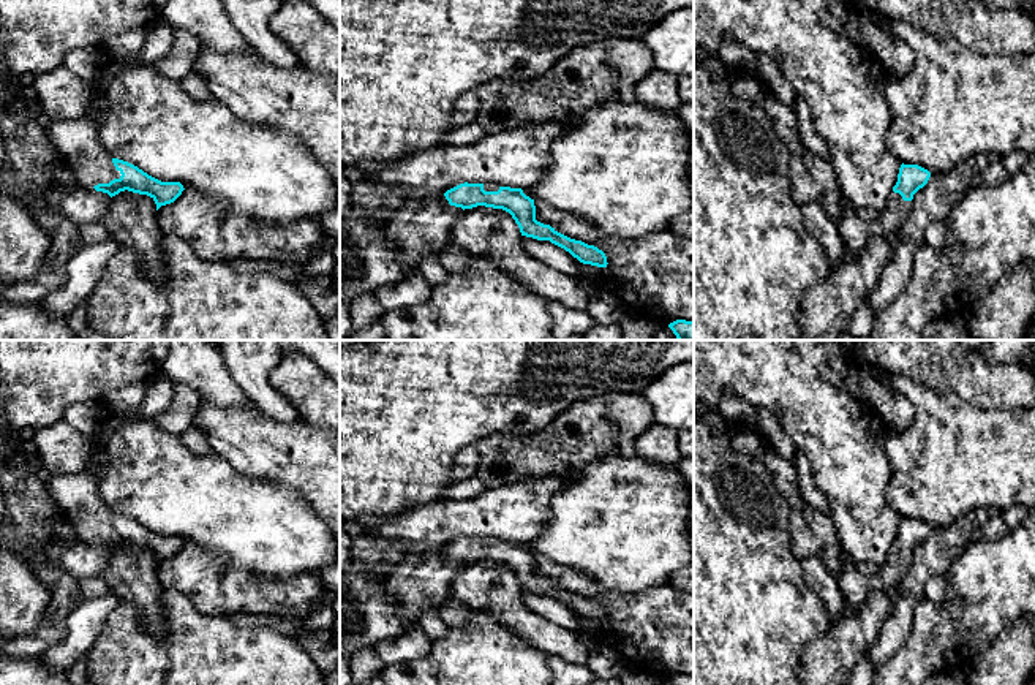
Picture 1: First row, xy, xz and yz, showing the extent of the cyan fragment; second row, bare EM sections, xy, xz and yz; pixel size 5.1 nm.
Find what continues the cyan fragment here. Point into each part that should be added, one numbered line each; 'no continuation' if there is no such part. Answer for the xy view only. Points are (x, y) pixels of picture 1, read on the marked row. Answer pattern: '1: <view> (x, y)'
1: xy (76, 140)

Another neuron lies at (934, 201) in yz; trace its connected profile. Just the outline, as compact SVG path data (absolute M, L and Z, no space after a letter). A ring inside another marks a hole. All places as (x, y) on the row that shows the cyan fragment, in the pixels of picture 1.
M994 152L975 153L951 171L931 174L928 184L913 195L912 210L899 228L891 259L869 296L874 313L905 288L912 274L912 252L924 244L928 226L932 221L947 223L951 209L973 187L973 177L999 158Z

